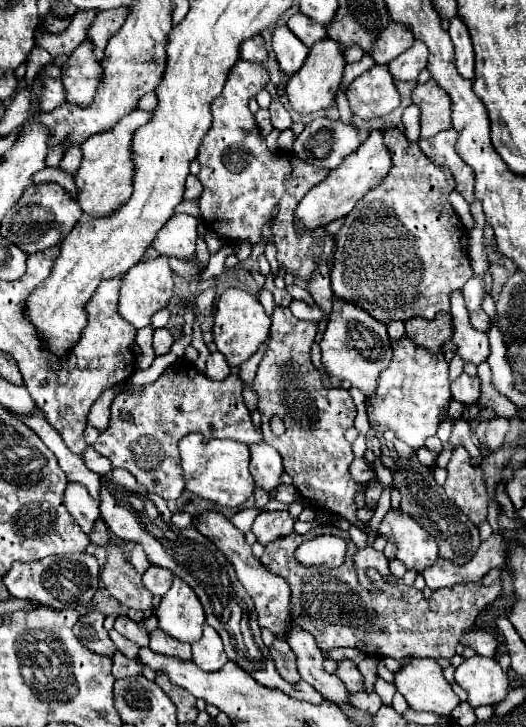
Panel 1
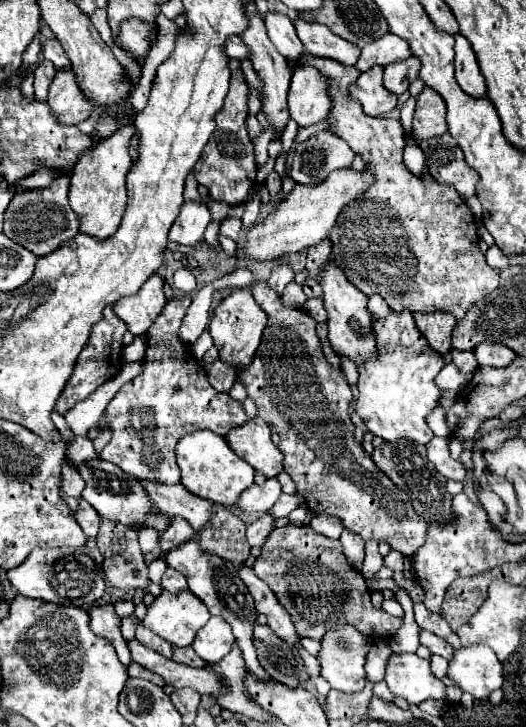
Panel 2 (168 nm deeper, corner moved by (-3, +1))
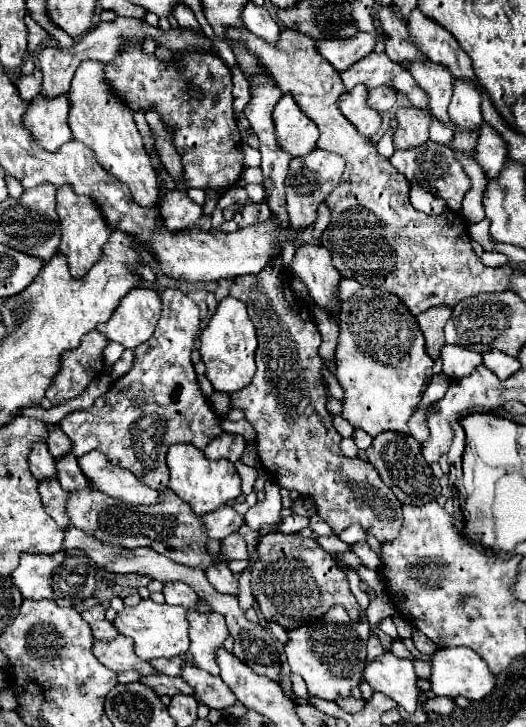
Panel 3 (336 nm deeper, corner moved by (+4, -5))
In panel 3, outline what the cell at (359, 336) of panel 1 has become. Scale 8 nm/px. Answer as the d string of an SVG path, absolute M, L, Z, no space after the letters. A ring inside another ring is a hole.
M301 244L295 252L293 262L289 264L291 274L301 278L309 288L311 298L323 310L327 310L333 318L339 318L341 298L337 294L341 274L331 264L331 252L317 244Z

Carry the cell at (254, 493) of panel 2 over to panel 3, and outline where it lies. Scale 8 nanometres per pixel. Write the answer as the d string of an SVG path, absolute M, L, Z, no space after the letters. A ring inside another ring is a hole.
M221 506L215 512L203 516L203 524L207 528L209 538L223 540L231 532L237 532L245 524L245 518L233 506Z

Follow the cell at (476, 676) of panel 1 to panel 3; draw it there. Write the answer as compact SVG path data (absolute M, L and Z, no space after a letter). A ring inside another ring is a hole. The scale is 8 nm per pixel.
M439 648L433 654L431 670L431 690L437 696L463 696L467 700L481 700L495 688L495 676L487 668L487 662L477 652L471 652L471 648Z

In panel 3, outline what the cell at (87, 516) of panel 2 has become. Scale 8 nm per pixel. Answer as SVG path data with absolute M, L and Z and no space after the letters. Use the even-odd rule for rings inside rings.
M51 480L47 484L39 484L39 494L41 494L41 500L43 500L43 506L45 506L47 514L51 514L51 518L63 530L69 528L71 520L67 516L67 492L63 492L59 482Z

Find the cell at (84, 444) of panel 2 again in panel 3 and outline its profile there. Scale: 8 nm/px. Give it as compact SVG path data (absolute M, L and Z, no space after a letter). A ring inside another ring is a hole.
M53 424L53 428L49 428L49 440L47 440L47 448L51 452L51 456L59 458L71 452L71 440L67 440L67 436L63 434L63 430L59 426Z

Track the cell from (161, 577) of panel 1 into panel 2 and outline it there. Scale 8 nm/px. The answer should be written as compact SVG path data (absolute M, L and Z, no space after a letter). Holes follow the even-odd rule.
M166 568L160 586L162 586L164 590L168 590L168 592L182 592L182 590L188 590L186 578L182 578L182 574L178 574L178 570L174 570L174 568Z

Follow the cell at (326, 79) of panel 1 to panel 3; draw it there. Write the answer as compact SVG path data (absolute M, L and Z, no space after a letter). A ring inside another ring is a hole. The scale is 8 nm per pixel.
M283 94L279 104L273 110L277 140L283 150L287 150L293 158L307 156L319 138L317 124L295 104L291 94Z

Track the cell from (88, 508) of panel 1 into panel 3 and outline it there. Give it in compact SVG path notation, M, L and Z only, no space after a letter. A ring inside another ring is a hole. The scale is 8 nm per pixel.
M35 444L29 456L29 466L37 482L47 482L57 478L57 468L55 468L55 458L49 454L47 444Z

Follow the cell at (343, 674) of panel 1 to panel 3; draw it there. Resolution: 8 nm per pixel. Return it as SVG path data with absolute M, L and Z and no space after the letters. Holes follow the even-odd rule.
M335 606L323 618L297 630L289 630L289 644L285 646L285 654L291 672L299 674L305 680L309 694L319 696L323 700L337 700L351 696L351 690L361 682L365 668L367 638L369 638L367 616L363 616L361 622L353 622L345 608Z

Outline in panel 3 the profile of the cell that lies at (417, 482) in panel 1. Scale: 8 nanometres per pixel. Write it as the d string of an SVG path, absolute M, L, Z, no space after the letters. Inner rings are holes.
M381 432L373 438L373 444L367 448L367 458L379 472L381 480L393 490L401 504L423 506L441 496L439 478L433 476L431 466L421 454L421 444L413 436L403 436L397 432Z

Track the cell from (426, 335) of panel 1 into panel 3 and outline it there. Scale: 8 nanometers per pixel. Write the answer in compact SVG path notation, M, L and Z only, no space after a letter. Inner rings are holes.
M447 306L429 308L427 312L417 316L417 324L425 336L425 350L433 360L439 358L439 352L445 344L443 328L445 328L445 322L449 320L449 316L451 316L451 310Z

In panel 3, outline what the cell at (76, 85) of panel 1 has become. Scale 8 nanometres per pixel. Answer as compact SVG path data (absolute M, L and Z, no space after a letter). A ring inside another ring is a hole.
M39 94L25 112L23 122L45 150L55 152L73 138L71 128L67 124L67 112L69 100L65 94L55 98Z

